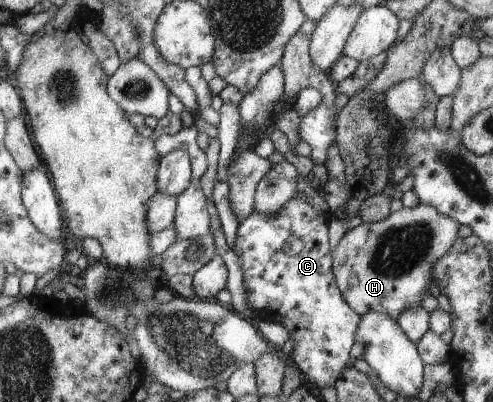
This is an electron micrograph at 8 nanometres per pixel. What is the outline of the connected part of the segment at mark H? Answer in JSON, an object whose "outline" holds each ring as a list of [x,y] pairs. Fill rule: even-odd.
{"outline":[[[421,202],[414,207],[403,207],[390,213],[384,220],[375,223],[362,223],[349,231],[333,248],[333,275],[344,300],[360,316],[370,311],[385,312],[392,318],[404,310],[421,306],[423,295],[434,282],[431,273],[434,263],[450,250],[458,238],[458,221],[440,214],[435,208]]]}

